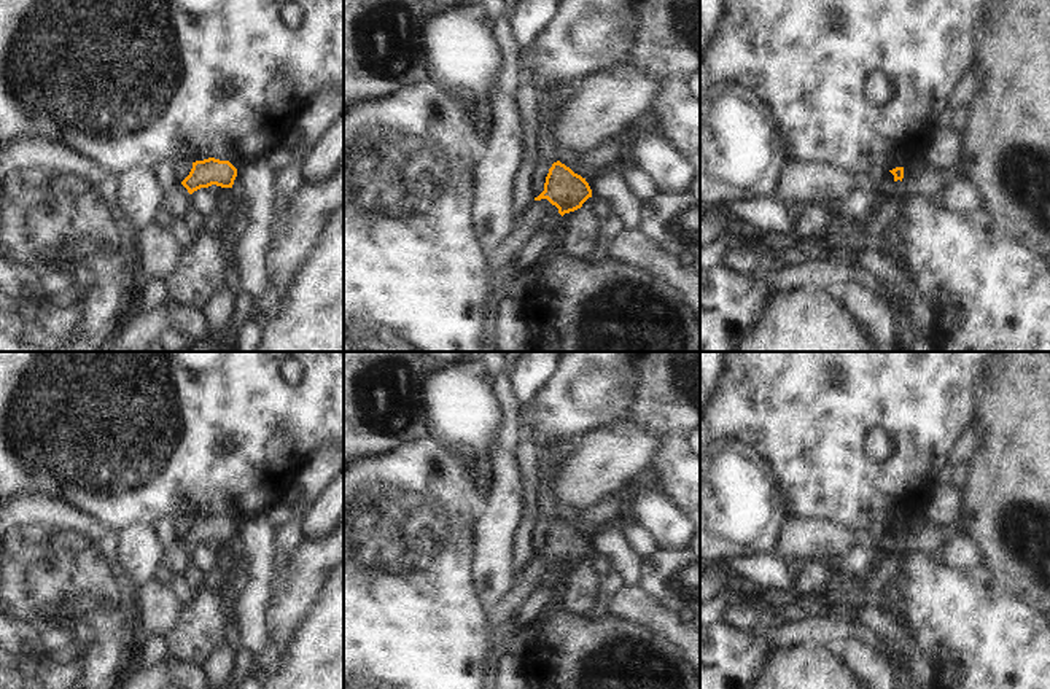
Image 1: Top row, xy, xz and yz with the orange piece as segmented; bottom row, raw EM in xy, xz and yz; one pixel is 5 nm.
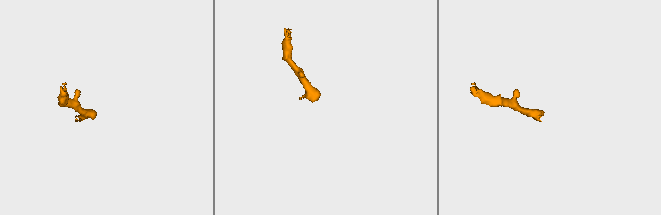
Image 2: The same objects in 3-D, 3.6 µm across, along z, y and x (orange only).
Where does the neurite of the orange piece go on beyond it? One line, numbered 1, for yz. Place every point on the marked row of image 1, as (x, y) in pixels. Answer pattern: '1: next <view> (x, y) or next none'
1: next none

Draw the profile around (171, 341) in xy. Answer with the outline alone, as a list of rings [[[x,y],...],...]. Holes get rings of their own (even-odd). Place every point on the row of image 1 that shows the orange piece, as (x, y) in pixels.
[[[167,329],[158,341],[164,352],[197,352],[186,336],[175,329]]]

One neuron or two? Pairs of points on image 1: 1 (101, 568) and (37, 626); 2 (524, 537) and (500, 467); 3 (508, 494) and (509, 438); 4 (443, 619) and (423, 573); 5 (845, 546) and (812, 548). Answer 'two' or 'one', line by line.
1: one
2: two
3: two
4: one
5: one

